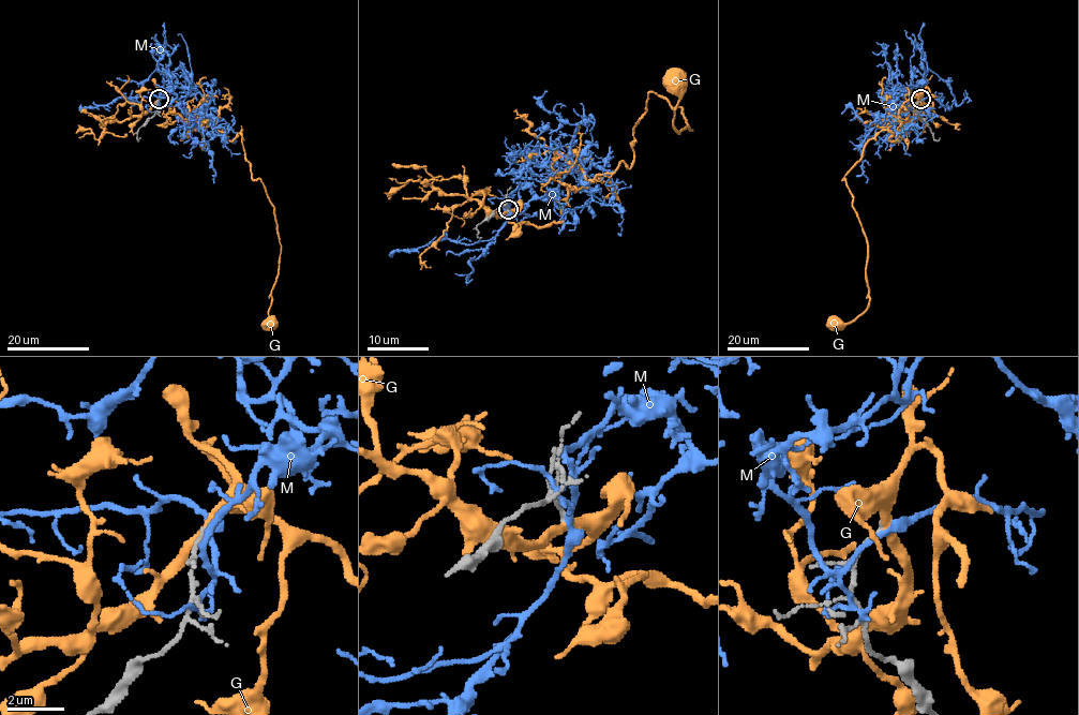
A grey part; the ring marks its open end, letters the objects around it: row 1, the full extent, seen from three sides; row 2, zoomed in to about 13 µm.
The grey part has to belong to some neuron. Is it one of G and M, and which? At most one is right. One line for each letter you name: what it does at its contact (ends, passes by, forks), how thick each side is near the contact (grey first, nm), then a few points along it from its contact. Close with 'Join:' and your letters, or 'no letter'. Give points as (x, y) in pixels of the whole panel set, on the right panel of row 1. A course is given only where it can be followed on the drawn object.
Join: no letter

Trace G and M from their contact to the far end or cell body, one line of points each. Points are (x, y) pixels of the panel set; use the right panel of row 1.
G: (922, 100), (929, 114), (895, 140), (880, 131), (842, 180), (869, 304), (833, 323)
M: (920, 100), (914, 106), (905, 92), (910, 86), (897, 90), (896, 125), (868, 127), (849, 106), (841, 114)

